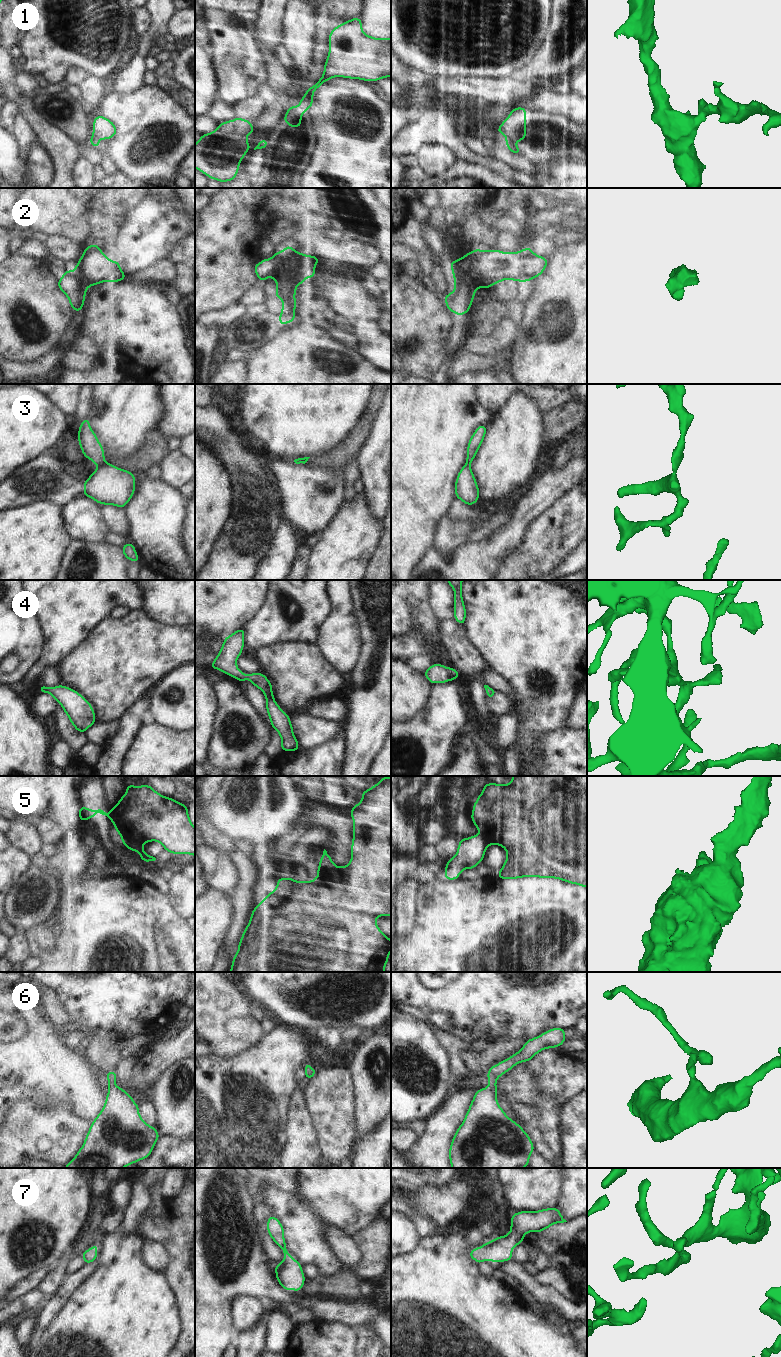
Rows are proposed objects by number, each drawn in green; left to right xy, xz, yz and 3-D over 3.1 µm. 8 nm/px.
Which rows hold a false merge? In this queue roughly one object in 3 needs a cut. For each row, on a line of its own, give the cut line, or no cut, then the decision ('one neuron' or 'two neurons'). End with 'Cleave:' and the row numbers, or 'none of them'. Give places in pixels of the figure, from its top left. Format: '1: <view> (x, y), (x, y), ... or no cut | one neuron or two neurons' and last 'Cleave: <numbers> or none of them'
1: yz (506, 136), (514, 143) | two neurons
2: xz (285, 249), (284, 260), (272, 276) | two neurons
3: xy (105, 463), (98, 467) | two neurons
4: no cut | one neuron
5: xy (122, 836), (129, 842), (138, 842), (141, 845) | two neurons
6: no cut | one neuron
7: no cut | one neuron
Cleave: 1, 2, 3, 5

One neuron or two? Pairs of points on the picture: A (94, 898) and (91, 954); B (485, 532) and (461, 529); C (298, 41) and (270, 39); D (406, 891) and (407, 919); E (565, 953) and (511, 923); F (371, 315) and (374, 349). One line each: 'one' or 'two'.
A: one
B: two
C: two
D: one
E: one
F: one

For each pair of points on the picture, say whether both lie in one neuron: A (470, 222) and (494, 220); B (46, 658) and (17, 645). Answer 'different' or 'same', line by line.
A: different
B: different

